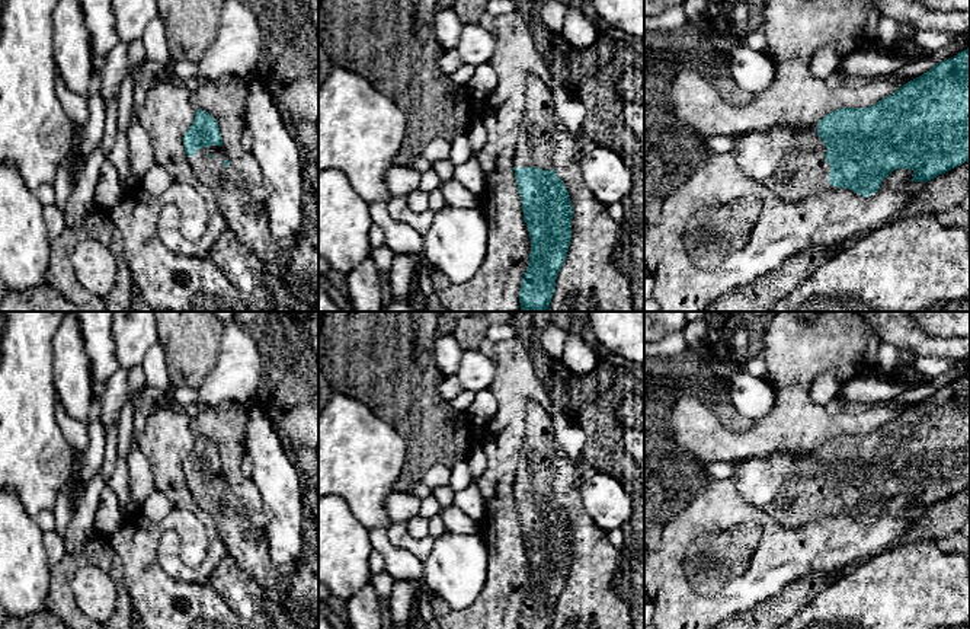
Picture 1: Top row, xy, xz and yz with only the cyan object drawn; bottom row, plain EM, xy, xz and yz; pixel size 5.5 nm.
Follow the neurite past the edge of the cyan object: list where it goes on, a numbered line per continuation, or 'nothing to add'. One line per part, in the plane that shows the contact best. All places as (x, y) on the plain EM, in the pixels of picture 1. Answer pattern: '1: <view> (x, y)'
1: yz (791, 489)

